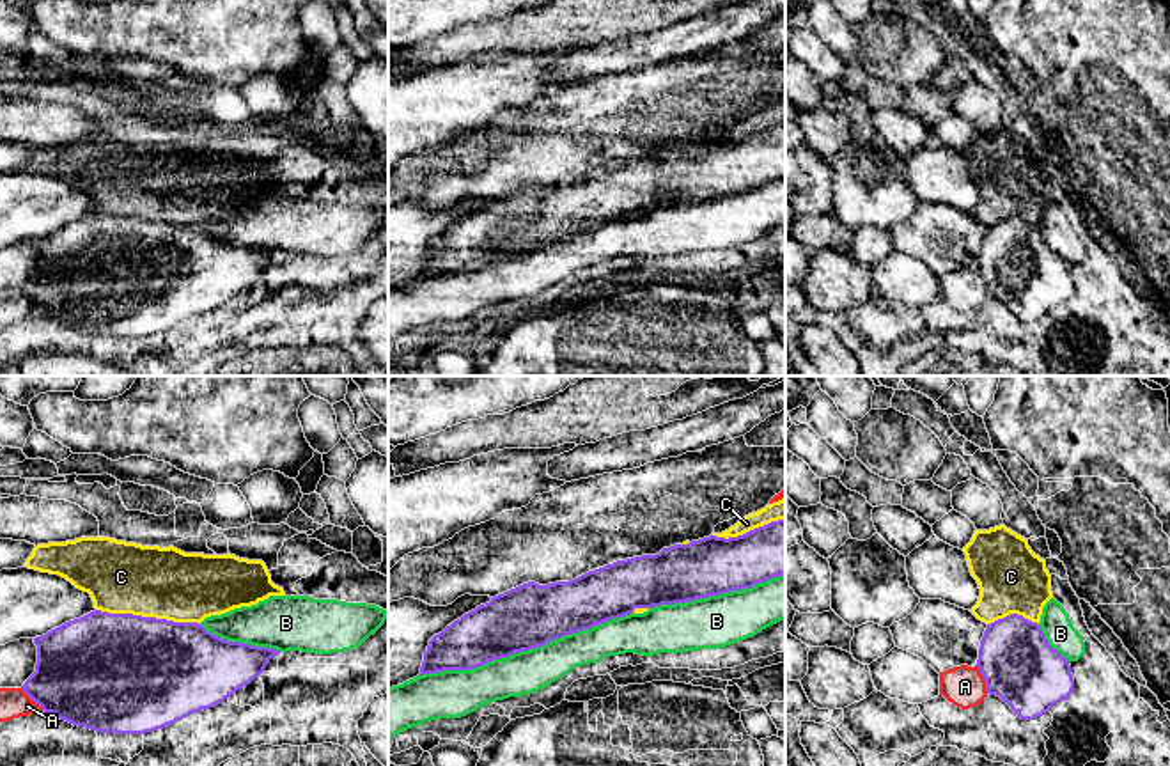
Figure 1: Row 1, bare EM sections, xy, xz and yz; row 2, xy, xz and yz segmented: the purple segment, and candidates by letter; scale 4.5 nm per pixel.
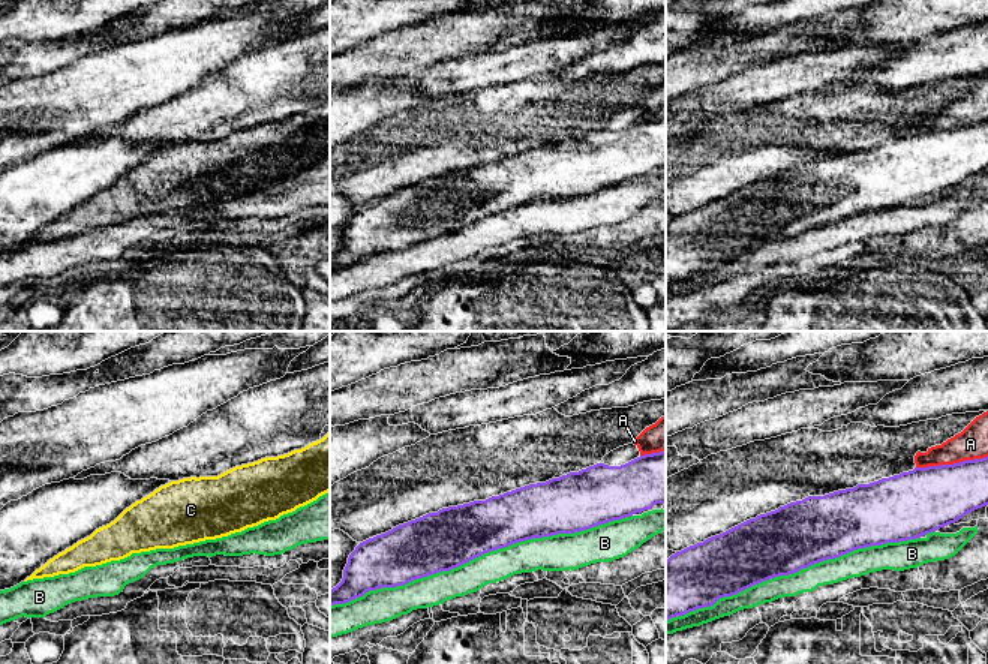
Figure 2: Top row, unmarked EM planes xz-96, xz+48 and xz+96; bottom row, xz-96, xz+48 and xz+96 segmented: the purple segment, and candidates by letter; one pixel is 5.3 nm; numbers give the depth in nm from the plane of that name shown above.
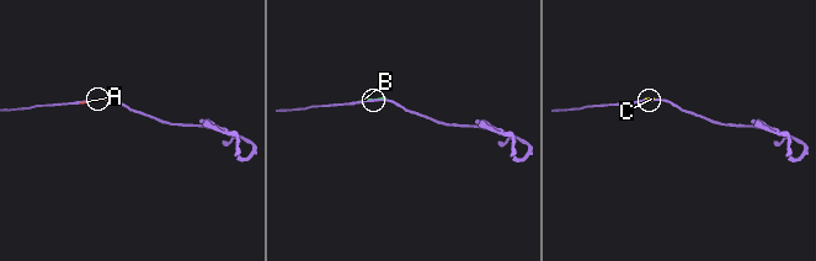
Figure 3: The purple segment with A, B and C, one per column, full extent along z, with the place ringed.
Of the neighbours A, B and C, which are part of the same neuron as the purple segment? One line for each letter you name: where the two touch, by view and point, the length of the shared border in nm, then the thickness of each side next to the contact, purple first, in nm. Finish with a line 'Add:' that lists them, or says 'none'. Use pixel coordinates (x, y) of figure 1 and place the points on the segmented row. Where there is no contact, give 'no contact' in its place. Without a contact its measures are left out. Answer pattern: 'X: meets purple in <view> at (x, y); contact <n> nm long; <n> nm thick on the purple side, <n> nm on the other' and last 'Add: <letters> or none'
Add: none

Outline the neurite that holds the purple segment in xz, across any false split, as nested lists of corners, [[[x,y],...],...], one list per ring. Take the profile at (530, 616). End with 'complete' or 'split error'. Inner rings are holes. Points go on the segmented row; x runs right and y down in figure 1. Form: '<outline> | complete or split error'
[[[785,520],[771,521],[737,537],[709,535],[663,548],[656,555],[617,560],[571,582],[523,583],[454,621],[429,640],[420,674],[470,670],[514,653],[590,629],[636,608],[688,603],[732,590],[752,589],[785,574]]] | complete

